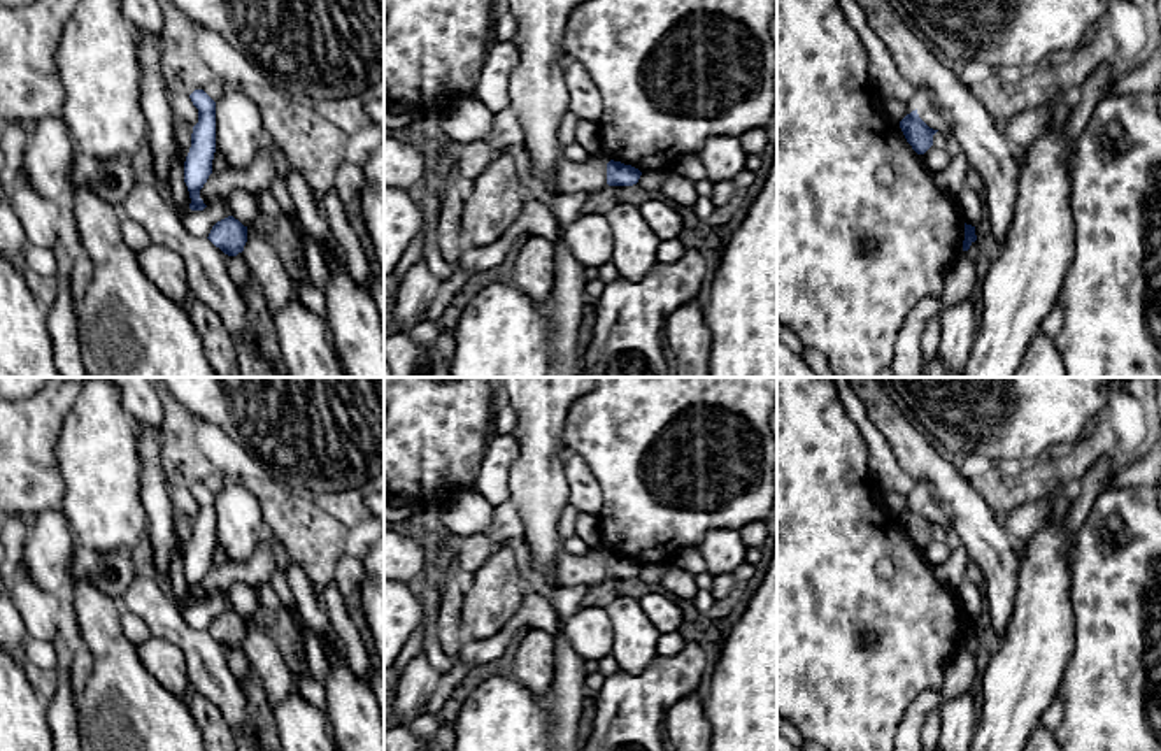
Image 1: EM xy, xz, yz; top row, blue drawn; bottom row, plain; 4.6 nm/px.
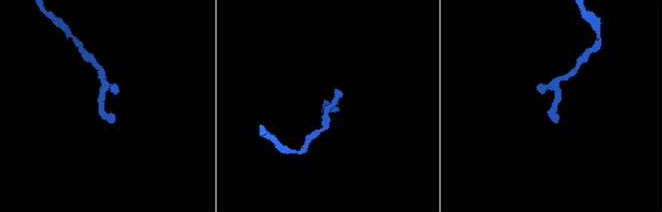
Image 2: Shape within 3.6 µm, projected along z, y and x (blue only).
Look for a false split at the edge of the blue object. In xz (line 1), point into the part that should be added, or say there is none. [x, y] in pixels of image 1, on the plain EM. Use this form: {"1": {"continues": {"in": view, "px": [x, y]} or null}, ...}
{"1": {"continues": null}}

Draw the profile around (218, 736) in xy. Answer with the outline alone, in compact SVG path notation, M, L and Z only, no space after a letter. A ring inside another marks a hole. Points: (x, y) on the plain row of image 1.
M203 695L188 698L188 709L203 737L205 751L237 751L237 735L221 711Z

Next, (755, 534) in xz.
M754 521L754 523L745 525L738 533L740 533L745 547L761 549L768 537L768 528L766 528L765 521Z

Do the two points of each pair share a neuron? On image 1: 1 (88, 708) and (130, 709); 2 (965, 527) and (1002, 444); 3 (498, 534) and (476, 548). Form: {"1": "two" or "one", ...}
{"1": "one", "2": "two", "3": "two"}

